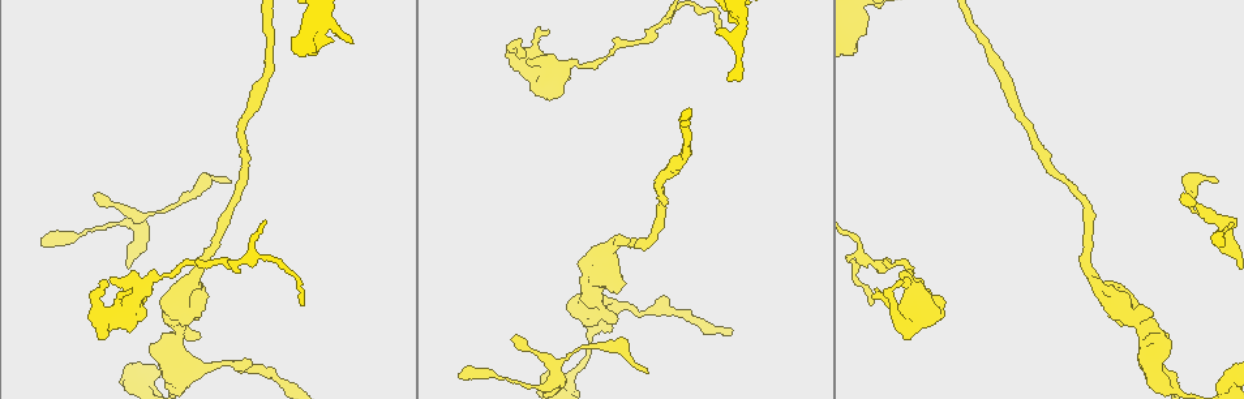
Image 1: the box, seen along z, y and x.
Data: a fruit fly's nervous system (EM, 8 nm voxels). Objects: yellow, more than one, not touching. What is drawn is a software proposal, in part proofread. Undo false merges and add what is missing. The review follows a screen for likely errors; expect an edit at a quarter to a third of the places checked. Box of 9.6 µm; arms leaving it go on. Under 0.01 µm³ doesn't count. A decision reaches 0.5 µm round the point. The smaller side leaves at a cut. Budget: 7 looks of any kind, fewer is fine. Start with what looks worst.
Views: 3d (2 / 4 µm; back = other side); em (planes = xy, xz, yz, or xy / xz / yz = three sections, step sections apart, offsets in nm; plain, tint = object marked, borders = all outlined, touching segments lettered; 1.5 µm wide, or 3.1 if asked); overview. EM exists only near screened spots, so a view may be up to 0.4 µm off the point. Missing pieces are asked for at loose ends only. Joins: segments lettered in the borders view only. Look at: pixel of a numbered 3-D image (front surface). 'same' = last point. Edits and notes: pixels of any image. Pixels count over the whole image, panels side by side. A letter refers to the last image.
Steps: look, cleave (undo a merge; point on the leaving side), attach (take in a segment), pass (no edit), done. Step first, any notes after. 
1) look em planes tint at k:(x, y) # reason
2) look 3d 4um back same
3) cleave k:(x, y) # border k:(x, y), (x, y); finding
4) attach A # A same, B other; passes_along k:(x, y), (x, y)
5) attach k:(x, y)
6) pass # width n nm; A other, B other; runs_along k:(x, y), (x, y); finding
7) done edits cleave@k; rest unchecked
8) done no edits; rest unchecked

look 3d 2um at 1:(95, 193) # free end

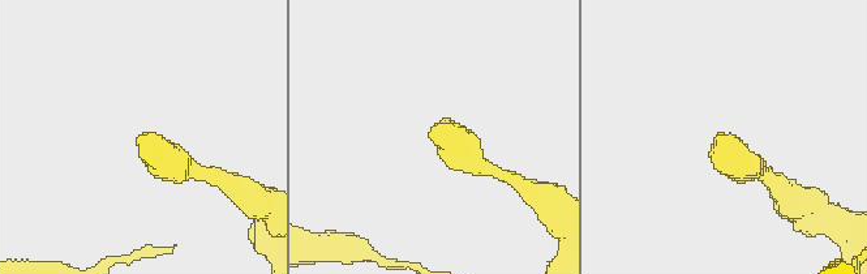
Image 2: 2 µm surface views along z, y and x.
look em yz step 4 tint at 2:(439, 123)

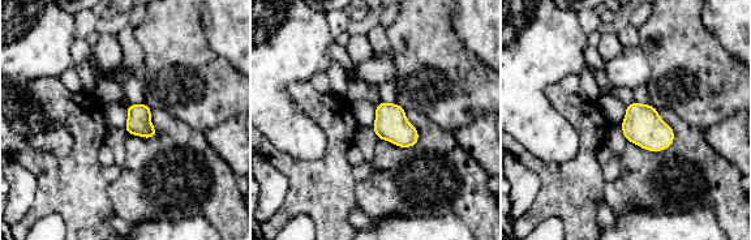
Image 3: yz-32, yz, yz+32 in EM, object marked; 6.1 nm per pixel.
look em planes borders same # cut it another way

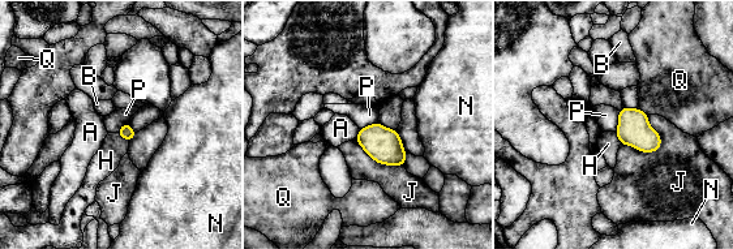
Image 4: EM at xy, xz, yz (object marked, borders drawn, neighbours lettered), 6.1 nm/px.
pass # A other, B other, H other, J other, N other, P other, Q other; none of them fits

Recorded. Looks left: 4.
look 3d 2um at 1:(151, 279) # side arm on a straight run

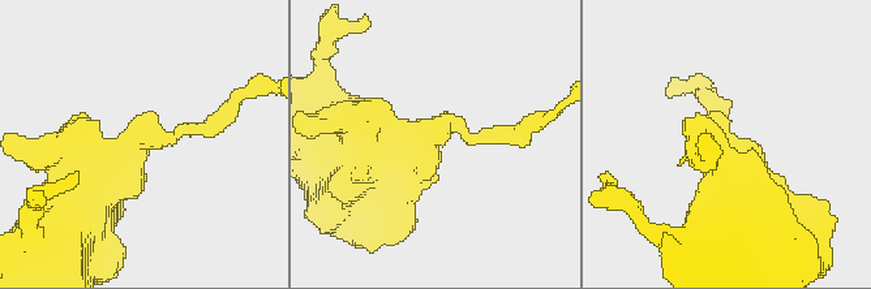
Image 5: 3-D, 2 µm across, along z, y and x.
look em xz step 8 borders at 5:(431, 137) # arms 3; need the tissue

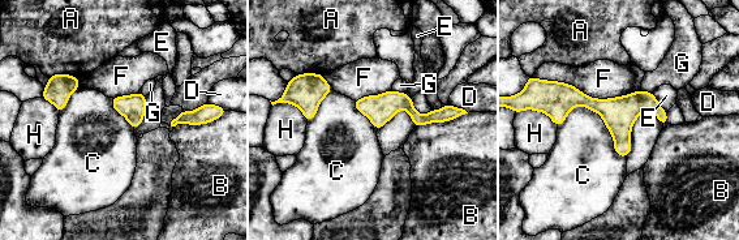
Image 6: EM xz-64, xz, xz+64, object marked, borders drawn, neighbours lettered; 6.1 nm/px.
pass # A other, B other, C other, D other, E other, F other, G other, H other; border 6:(558, 125), (585, 106), (626, 158); continuous, no second cell

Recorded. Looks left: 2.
done no edits; rest unchecked

